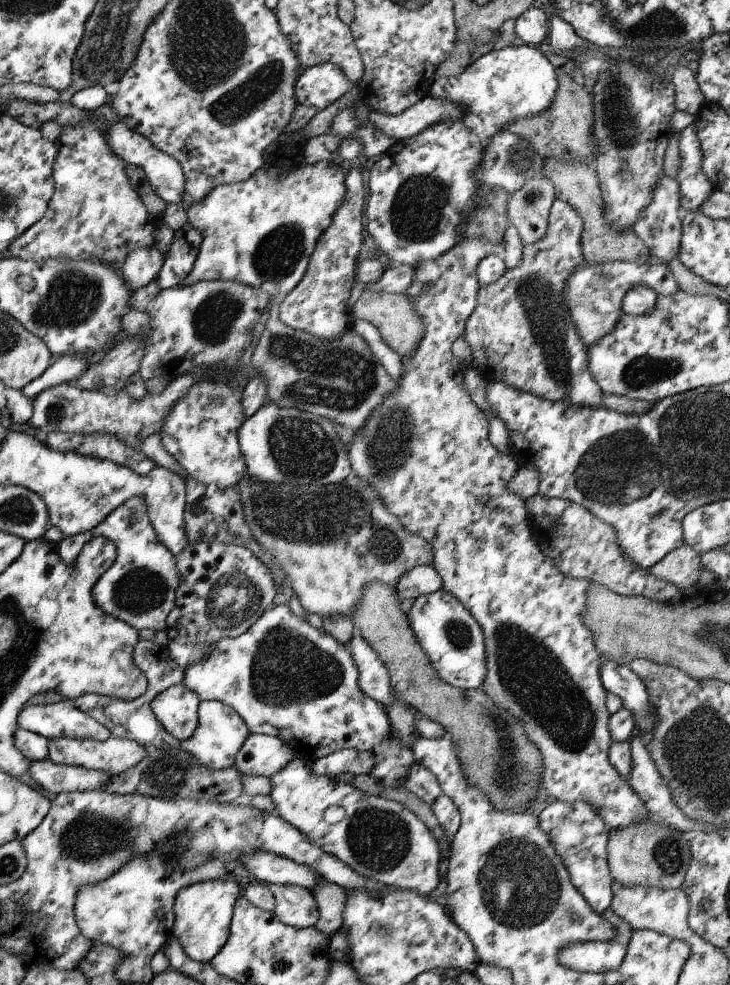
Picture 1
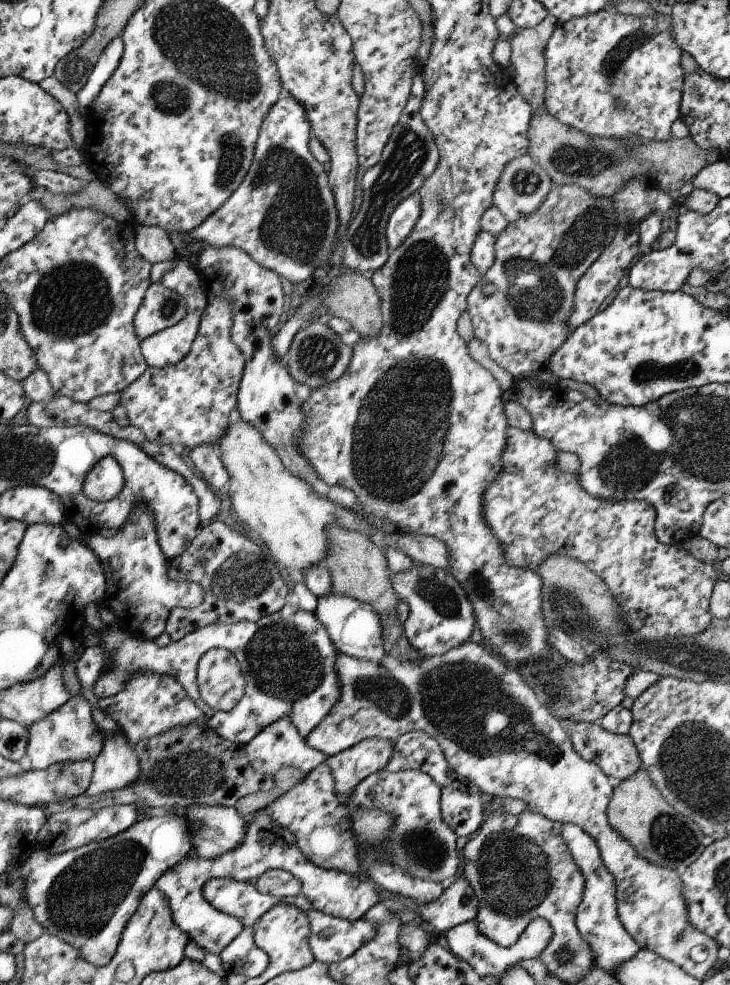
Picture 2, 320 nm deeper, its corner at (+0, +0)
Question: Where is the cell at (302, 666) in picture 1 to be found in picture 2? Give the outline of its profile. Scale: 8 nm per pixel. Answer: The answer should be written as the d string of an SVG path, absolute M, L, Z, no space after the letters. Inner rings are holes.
M287 604L282 610L271 615L263 616L256 622L240 621L239 623L222 624L212 623L211 626L191 632L182 639L171 641L164 647L160 647L154 641L145 641L135 635L134 631L122 626L120 622L114 622L101 631L95 630L86 624L83 630L85 648L102 647L111 659L107 671L96 679L94 690L96 696L111 697L118 694L127 686L127 682L136 673L158 673L174 677L186 690L197 705L206 714L210 714L207 720L209 729L216 731L221 737L236 744L247 745L266 727L270 727L277 720L287 718L293 722L302 738L307 738L312 731L332 712L336 702L340 700L340 684L336 660L340 652L333 644L327 629L320 622L313 611L300 609L298 605ZM222 647L234 655L240 663L245 678L245 693L238 704L229 711L211 711L202 700L198 691L198 664L199 658L211 648Z

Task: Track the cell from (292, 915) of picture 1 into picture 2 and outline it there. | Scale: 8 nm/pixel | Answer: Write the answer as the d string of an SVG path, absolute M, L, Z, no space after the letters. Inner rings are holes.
M264 808L251 814L248 824L250 826L246 839L234 851L213 859L195 853L189 855L183 862L164 872L155 884L168 897L175 923L188 933L191 941L196 941L196 944L208 952L219 955L243 931L243 921L239 917L217 909L203 895L204 886L214 878L230 877L237 881L246 881L259 878L267 870L282 869L301 882L300 894L309 898L316 910L349 921L364 918L378 904L381 889L372 879L361 879L360 876L315 865L304 856L295 835L281 827Z

